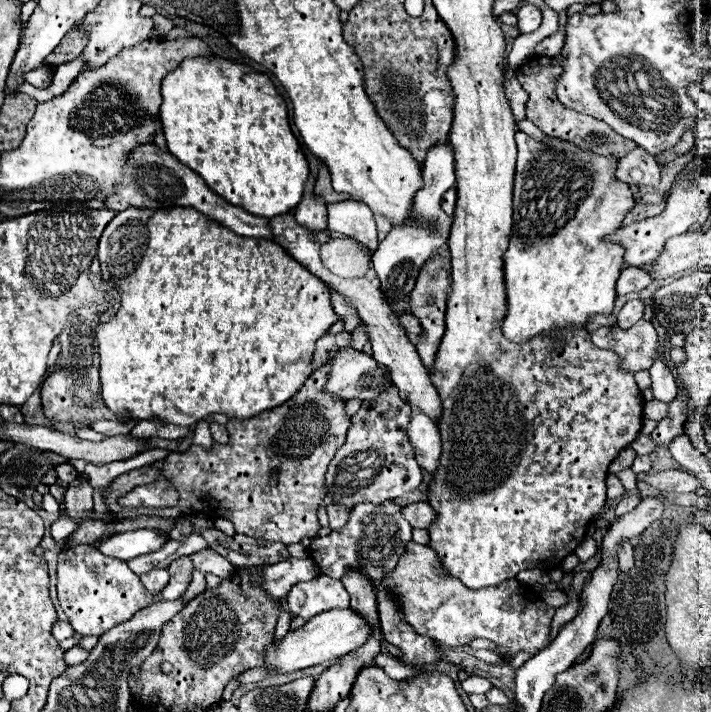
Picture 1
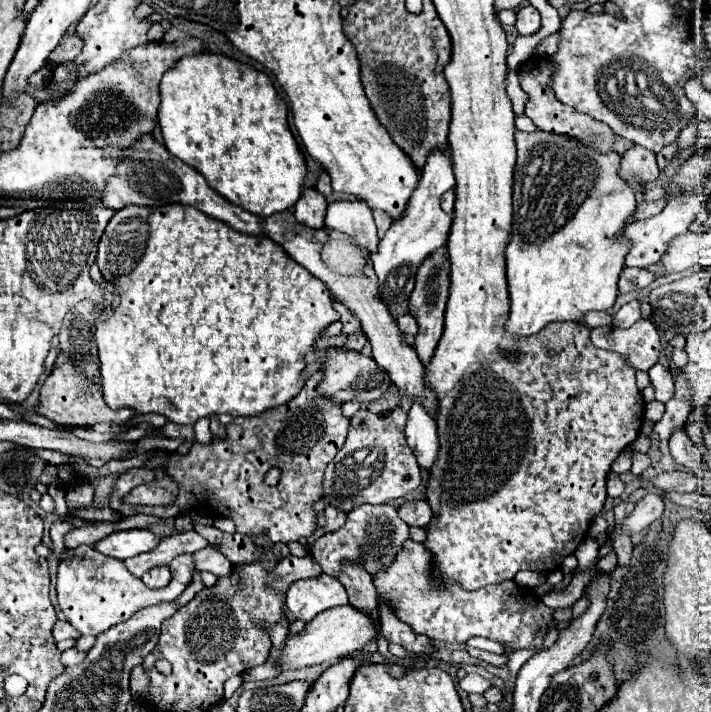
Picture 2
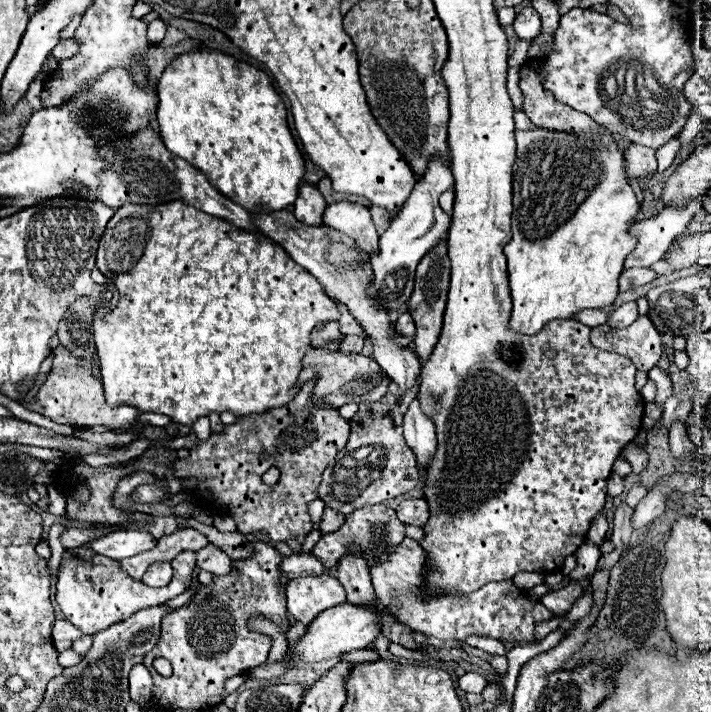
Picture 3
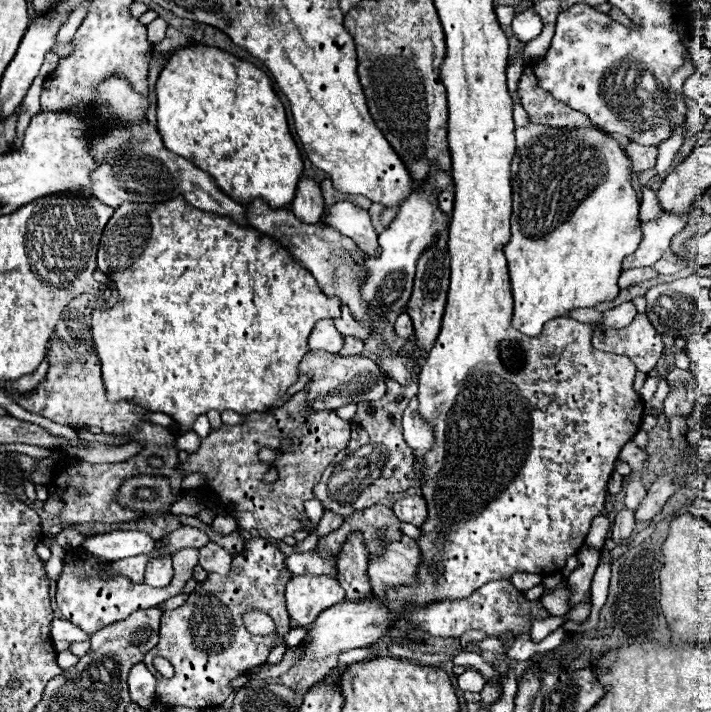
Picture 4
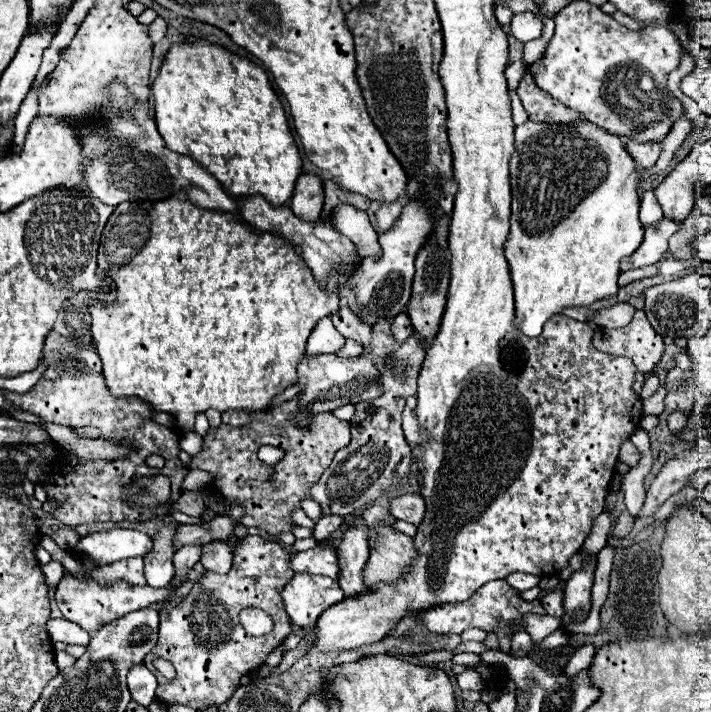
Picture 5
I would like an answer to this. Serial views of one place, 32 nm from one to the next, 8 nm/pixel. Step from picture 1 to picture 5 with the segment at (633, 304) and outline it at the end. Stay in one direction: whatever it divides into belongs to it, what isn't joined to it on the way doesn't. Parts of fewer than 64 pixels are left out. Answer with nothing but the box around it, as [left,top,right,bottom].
[588,304,634,328]

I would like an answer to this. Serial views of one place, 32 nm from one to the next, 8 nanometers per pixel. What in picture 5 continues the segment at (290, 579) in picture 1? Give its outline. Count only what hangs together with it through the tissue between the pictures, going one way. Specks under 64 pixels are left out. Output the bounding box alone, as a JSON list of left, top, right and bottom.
[290,546,338,578]

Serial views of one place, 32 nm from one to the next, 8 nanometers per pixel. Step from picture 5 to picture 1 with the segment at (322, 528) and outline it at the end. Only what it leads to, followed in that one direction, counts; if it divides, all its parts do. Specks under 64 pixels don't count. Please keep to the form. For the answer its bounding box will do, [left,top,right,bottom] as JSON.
[326,504,350,530]

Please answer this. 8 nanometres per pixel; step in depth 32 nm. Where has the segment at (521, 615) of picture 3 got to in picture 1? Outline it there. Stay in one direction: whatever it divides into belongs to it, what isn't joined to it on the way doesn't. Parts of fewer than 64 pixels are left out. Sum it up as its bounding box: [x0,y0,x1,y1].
[382,542,554,660]

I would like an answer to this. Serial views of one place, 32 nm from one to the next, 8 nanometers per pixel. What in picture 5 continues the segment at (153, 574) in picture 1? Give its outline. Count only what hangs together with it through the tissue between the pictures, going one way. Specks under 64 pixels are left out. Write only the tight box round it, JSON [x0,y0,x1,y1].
[144,524,178,588]

